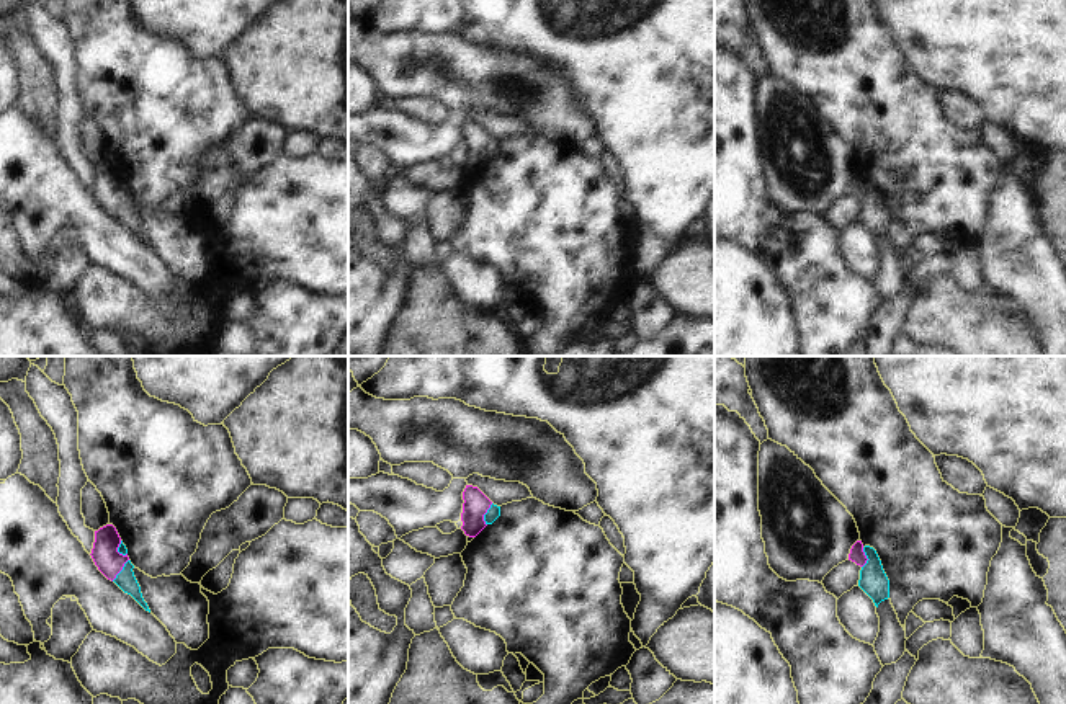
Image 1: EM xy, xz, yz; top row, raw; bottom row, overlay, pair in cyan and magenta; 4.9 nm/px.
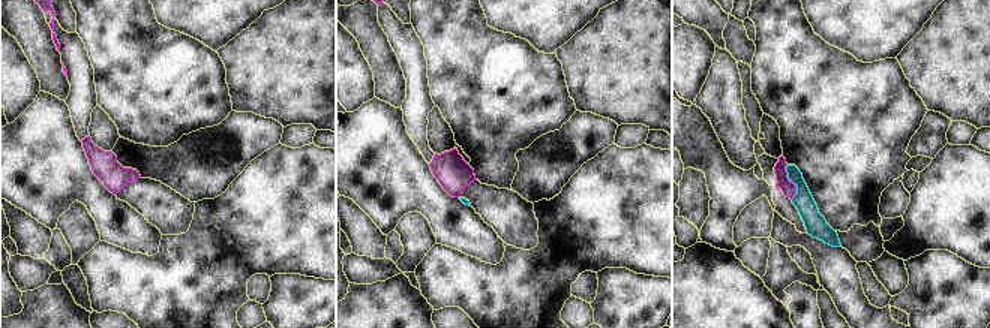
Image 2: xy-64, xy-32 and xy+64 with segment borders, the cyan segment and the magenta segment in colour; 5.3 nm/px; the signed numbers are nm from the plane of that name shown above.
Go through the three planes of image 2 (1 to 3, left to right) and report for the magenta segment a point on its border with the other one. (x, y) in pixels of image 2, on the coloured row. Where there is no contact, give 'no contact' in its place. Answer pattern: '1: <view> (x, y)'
1: no contact
2: no contact
3: xy+64 (791, 180)

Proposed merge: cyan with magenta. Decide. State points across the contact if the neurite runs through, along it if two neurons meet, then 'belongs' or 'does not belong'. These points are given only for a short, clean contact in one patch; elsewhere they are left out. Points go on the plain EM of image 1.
runs through xy (126, 214), (121, 204), (110, 196); belongs

